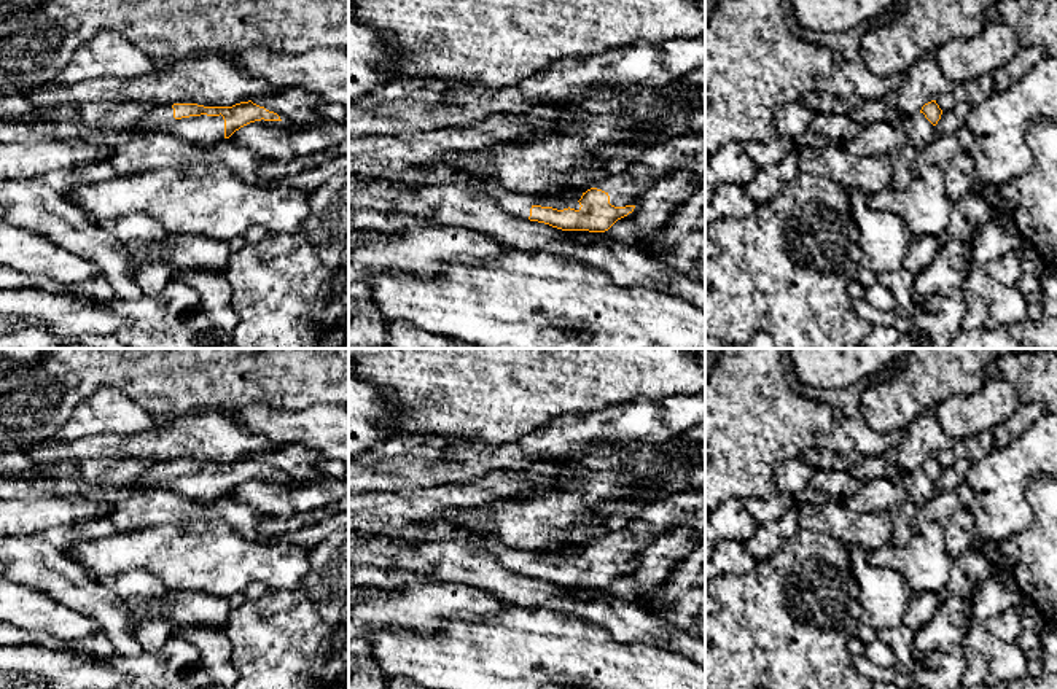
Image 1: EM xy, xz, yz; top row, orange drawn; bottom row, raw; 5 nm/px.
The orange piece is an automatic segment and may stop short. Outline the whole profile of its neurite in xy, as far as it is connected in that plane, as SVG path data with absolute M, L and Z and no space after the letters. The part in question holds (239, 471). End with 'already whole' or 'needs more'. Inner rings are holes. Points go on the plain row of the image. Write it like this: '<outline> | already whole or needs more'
M252 457L232 463L174 460L154 463L134 487L164 489L197 504L210 504L229 495L240 484L261 476L282 477L277 469Z | needs more

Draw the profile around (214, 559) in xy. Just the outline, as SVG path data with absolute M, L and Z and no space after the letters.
M224 522L188 527L159 525L137 531L111 531L105 538L88 538L64 554L99 581L135 570L150 571L170 594L202 592L229 598L250 582L263 582L272 590L299 590L310 571L307 546L290 538L250 541Z

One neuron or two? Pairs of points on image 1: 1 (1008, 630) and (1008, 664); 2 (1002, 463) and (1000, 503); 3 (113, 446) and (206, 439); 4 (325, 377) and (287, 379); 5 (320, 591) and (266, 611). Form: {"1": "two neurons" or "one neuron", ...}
{"1": "two neurons", "2": "one neuron", "3": "one neuron", "4": "one neuron", "5": "two neurons"}

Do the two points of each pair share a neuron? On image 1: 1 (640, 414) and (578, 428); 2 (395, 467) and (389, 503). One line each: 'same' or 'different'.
1: same
2: different

